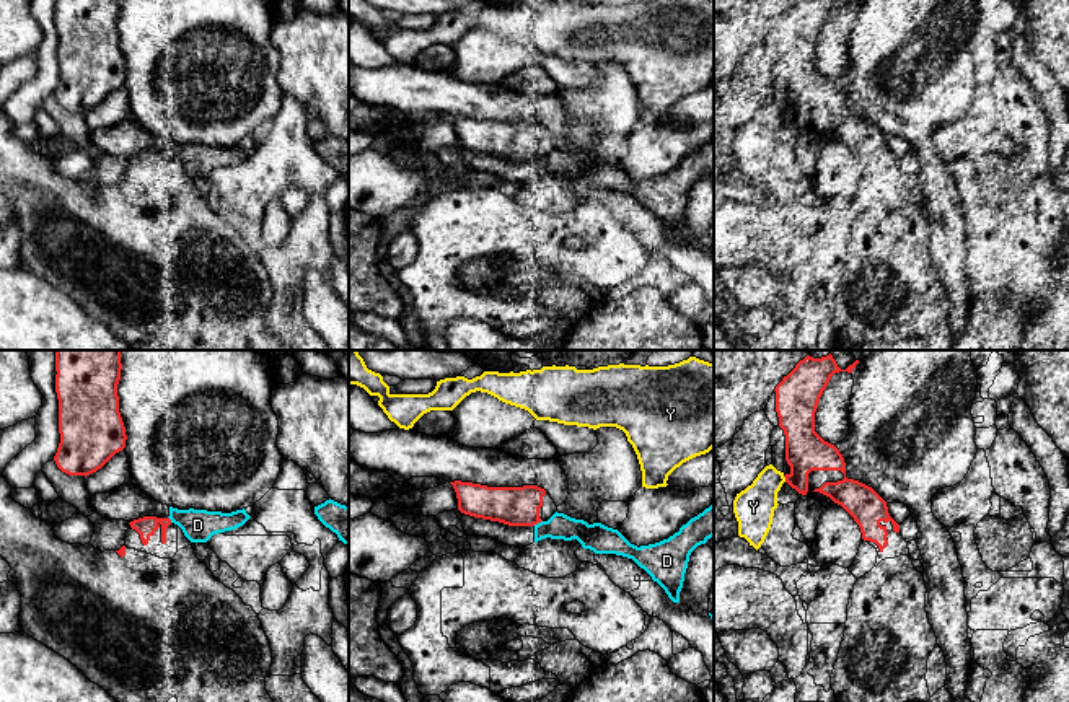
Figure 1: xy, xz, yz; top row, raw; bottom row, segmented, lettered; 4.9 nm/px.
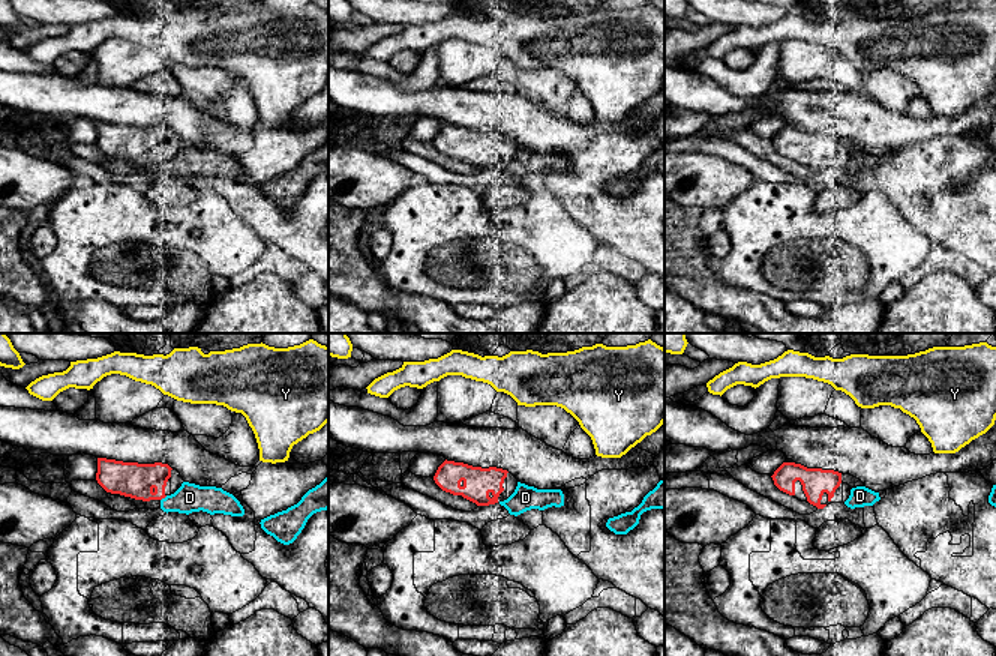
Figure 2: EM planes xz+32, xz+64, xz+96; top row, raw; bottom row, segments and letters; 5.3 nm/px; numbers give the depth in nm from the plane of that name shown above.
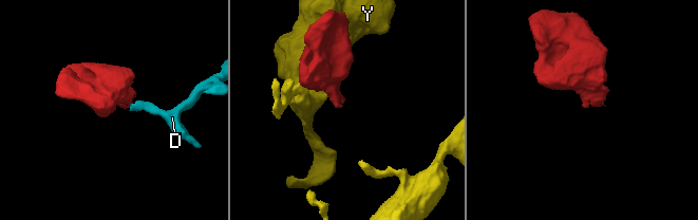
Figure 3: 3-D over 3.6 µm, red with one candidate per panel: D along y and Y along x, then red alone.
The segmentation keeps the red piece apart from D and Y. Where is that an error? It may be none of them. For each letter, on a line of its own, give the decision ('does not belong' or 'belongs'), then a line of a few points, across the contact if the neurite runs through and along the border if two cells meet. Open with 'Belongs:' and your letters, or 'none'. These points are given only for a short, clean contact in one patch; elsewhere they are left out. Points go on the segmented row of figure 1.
Belongs: none
D: does not belong
Y: does not belong

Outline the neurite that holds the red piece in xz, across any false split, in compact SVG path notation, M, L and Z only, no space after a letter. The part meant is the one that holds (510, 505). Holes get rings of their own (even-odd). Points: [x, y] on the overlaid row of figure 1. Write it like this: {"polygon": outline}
{"polygon": "M461 480L450 484L456 492L458 510L474 518L508 526L534 526L557 511L551 495L538 485L487 487Z"}

